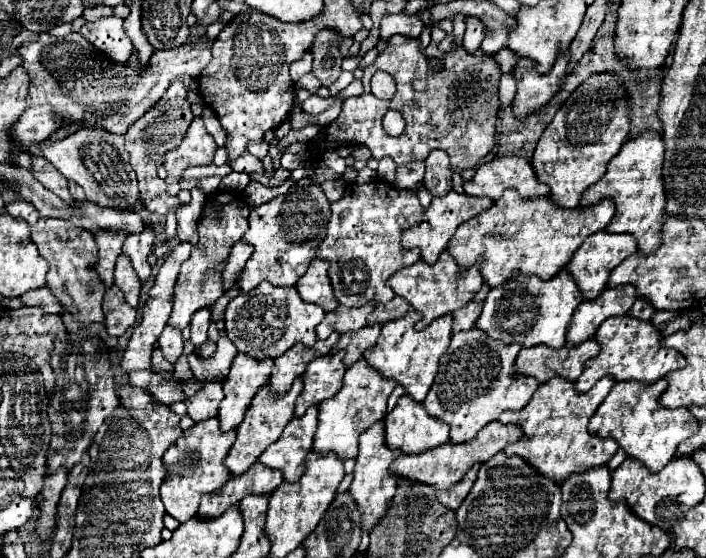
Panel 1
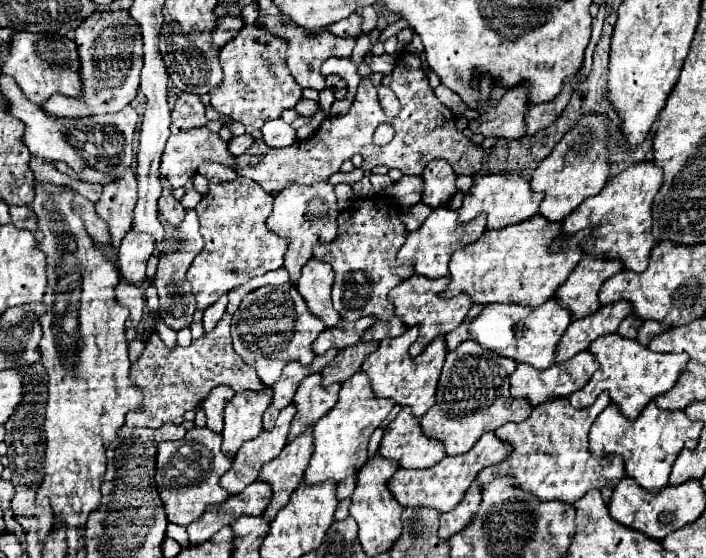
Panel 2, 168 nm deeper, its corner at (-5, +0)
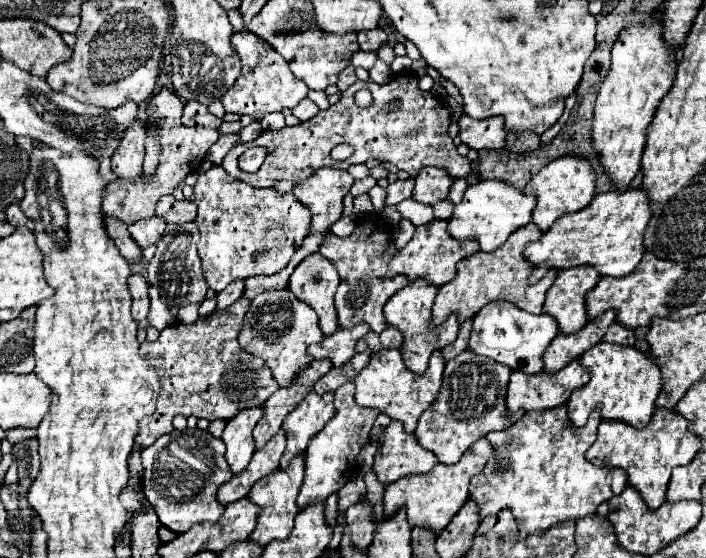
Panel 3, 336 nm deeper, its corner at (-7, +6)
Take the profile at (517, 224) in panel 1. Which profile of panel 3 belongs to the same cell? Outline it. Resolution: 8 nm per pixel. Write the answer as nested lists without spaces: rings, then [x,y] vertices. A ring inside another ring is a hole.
[[[529,223],[529,225],[523,225],[521,229],[513,231],[513,235],[509,235],[509,241],[505,241],[505,245],[501,245],[499,249],[495,249],[491,253],[477,251],[475,255],[461,259],[457,263],[455,279],[439,287],[439,293],[437,293],[435,303],[433,303],[433,321],[431,321],[431,325],[437,327],[453,311],[459,313],[459,321],[465,321],[465,319],[473,317],[485,303],[495,301],[495,299],[509,301],[509,303],[513,303],[519,309],[529,311],[529,313],[537,313],[537,315],[543,313],[545,293],[553,285],[559,269],[549,269],[547,275],[541,277],[533,285],[533,283],[529,283],[529,277],[535,271],[535,265],[529,263],[529,259],[525,259],[525,255],[523,255],[525,247],[531,241],[537,241],[541,235],[543,235],[543,231],[535,223]]]

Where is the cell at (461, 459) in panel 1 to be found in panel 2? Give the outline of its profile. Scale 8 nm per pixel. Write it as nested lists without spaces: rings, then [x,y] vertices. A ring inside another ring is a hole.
[[[485,433],[475,443],[475,447],[471,451],[467,451],[459,457],[445,457],[435,467],[429,467],[429,469],[423,469],[423,471],[399,469],[389,479],[387,487],[403,507],[431,507],[439,513],[447,513],[461,503],[463,495],[467,493],[469,485],[473,483],[473,479],[479,475],[481,469],[485,469],[487,465],[495,465],[495,463],[503,461],[509,453],[511,453],[511,445],[497,439],[495,433]]]

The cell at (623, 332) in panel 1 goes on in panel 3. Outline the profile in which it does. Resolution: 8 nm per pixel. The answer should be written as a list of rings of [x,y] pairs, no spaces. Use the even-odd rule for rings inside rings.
[[[601,341],[589,351],[581,355],[581,365],[591,371],[591,379],[587,385],[575,389],[567,401],[569,419],[573,425],[581,427],[587,423],[589,413],[601,405],[603,419],[619,419],[633,427],[645,427],[655,411],[655,399],[661,393],[663,377],[661,369],[651,353],[643,353],[635,347],[615,345]]]

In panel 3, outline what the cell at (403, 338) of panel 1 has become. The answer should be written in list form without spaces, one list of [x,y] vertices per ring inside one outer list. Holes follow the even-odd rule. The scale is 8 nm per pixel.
[[[399,347],[397,349],[381,349],[381,351],[373,353],[369,359],[369,365],[353,377],[353,383],[357,387],[355,401],[361,407],[375,407],[381,413],[387,413],[391,419],[401,421],[409,433],[413,433],[421,413],[433,403],[433,399],[437,399],[443,367],[445,367],[445,359],[439,349],[431,355],[429,367],[423,375],[417,375],[405,367],[403,353]]]

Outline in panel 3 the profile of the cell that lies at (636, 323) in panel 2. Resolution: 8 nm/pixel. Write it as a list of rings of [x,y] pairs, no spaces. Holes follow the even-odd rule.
[[[613,323],[609,327],[609,331],[605,333],[603,341],[609,341],[609,343],[619,343],[619,345],[635,345],[635,333],[633,329],[621,325],[621,323]]]

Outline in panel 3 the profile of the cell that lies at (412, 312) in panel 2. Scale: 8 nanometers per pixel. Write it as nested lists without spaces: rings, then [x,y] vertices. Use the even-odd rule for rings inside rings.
[[[415,279],[407,287],[403,287],[397,295],[393,295],[387,301],[385,311],[383,311],[387,323],[397,327],[403,333],[403,345],[401,345],[403,359],[405,359],[405,365],[415,373],[423,373],[427,369],[427,361],[429,361],[431,353],[435,349],[445,347],[447,343],[453,343],[457,333],[459,333],[459,317],[457,317],[457,313],[451,313],[441,325],[431,327],[431,305],[433,305],[433,299],[437,295],[437,289],[439,289],[437,285],[431,285],[425,279],[423,281]]]

